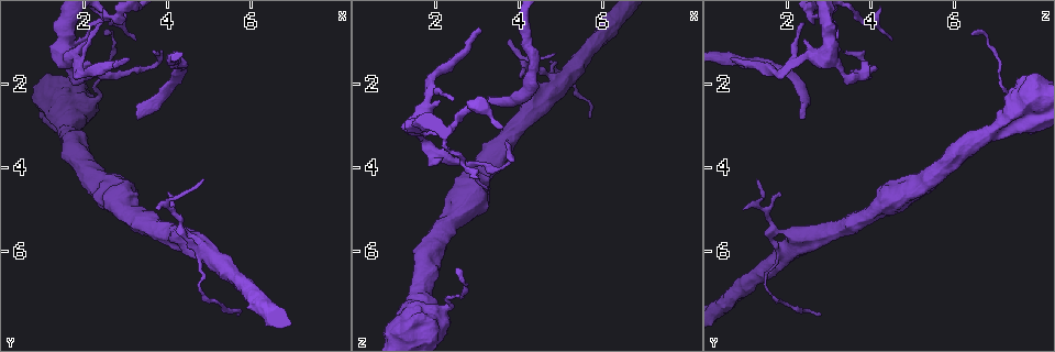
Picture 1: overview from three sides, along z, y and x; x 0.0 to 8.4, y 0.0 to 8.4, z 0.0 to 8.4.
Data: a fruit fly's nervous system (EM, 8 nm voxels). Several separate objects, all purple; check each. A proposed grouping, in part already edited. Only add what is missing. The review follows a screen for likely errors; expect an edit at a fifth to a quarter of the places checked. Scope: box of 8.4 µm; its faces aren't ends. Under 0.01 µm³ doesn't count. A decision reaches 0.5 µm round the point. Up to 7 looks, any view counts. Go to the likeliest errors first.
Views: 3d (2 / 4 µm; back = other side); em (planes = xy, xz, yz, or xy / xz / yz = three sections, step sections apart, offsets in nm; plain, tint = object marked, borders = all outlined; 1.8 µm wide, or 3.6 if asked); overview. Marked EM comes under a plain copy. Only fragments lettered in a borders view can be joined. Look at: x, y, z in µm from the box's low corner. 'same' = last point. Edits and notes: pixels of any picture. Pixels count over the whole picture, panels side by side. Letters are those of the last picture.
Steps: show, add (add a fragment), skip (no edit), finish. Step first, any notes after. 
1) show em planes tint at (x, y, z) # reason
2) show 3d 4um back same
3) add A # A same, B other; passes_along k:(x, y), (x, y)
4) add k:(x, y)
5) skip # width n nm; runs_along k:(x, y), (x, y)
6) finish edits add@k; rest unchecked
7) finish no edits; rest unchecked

show 3d 4um at (2.35, 1.80, 3.85) # thick turns thin

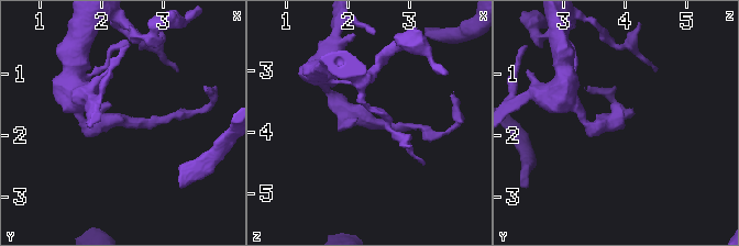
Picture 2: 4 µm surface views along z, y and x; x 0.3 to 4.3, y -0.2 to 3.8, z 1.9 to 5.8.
show em xy step 16 tint at (2.35, 1.75, 3.85)

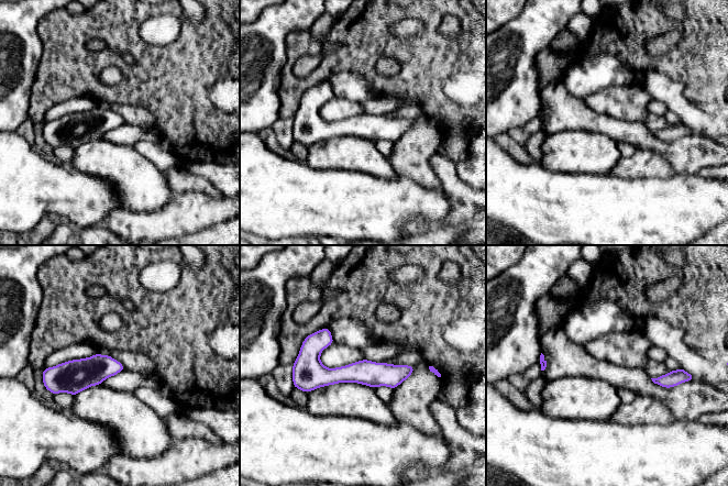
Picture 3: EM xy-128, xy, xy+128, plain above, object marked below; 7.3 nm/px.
show em planes borders same # cut it another way

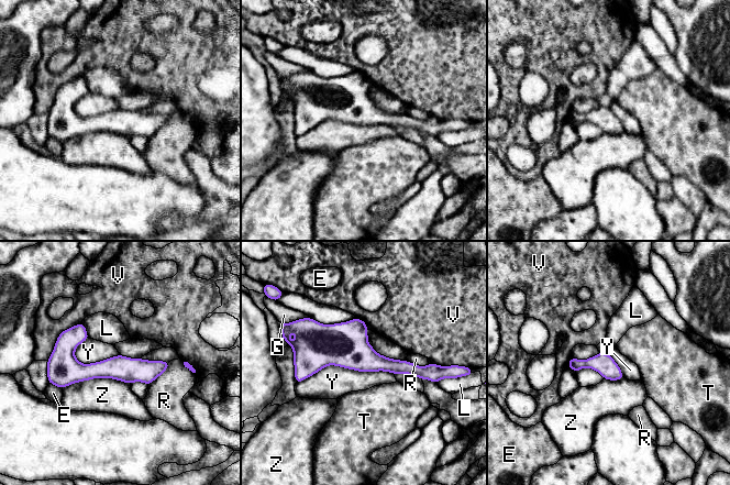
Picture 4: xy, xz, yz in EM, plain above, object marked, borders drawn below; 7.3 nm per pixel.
skip # longest_contact Y 700 nm; E other, G other, L other, R other, T other, V other, Y other, Z other; border 4:(394, 374), (327, 365), (296, 383); no lettered fragment goes on from it

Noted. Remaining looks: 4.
show em planes borders at (3.05, 1.40, 0.70) # branch stops here

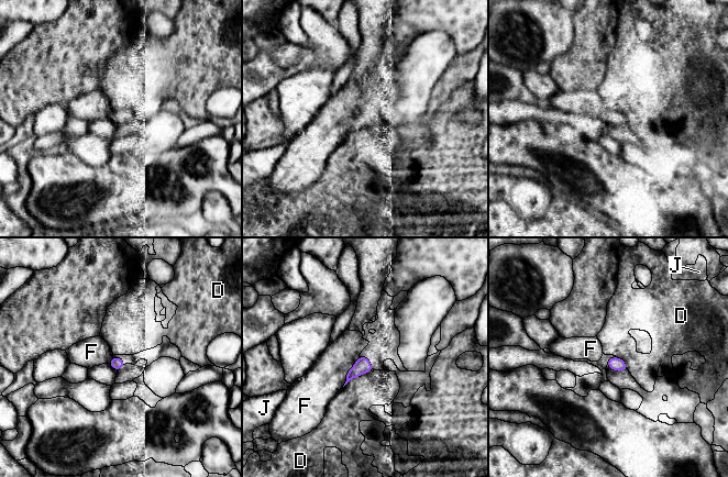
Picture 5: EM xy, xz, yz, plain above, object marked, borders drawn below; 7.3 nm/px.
skip # D other, F other, J other; border 5:(371, 370), (352, 378), (343, 387); no lettered fragment goes on from it

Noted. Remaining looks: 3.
show 3d 4um at (5.10, 6.10, 1.90) # small branch off a trunk

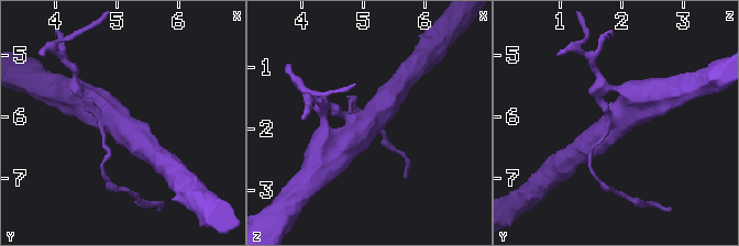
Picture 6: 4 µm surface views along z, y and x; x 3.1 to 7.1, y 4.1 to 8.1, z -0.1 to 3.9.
show em planes tint at (5.05, 6.15, 1.90) # arms 3; now the EM

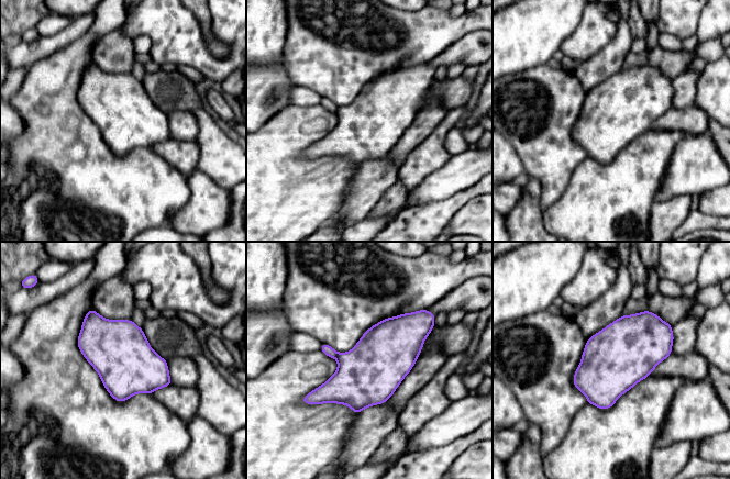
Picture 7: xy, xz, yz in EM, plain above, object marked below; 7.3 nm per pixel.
show em planes borders same # what lies round it

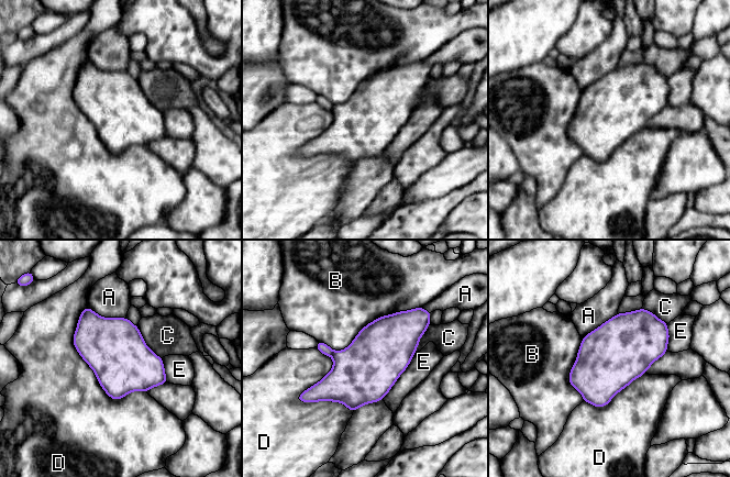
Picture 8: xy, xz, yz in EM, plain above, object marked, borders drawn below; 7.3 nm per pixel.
skip # width 440 nm; A other, B other, C other, D other, E other; border 8:(417, 307), (343, 348), (318, 342); no lettered fragment goes on from it

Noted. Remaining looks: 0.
finish no edits; rest unchecked

